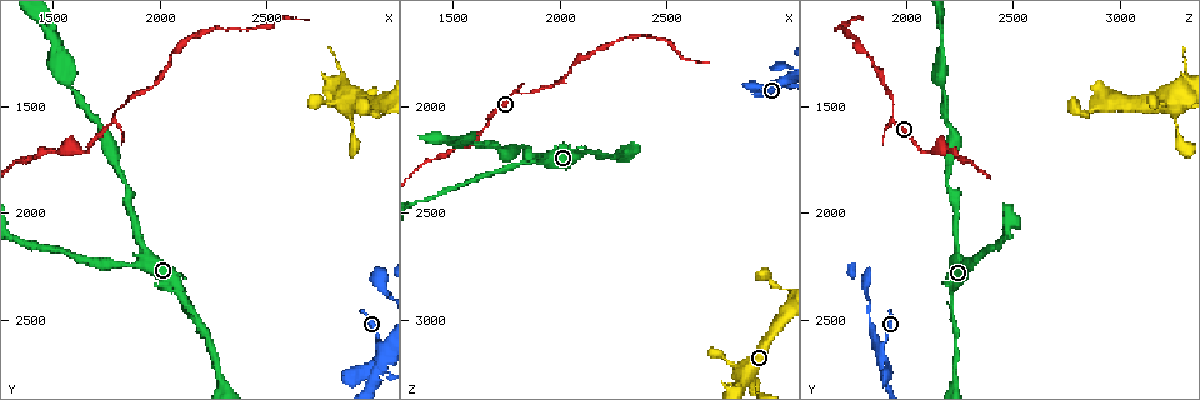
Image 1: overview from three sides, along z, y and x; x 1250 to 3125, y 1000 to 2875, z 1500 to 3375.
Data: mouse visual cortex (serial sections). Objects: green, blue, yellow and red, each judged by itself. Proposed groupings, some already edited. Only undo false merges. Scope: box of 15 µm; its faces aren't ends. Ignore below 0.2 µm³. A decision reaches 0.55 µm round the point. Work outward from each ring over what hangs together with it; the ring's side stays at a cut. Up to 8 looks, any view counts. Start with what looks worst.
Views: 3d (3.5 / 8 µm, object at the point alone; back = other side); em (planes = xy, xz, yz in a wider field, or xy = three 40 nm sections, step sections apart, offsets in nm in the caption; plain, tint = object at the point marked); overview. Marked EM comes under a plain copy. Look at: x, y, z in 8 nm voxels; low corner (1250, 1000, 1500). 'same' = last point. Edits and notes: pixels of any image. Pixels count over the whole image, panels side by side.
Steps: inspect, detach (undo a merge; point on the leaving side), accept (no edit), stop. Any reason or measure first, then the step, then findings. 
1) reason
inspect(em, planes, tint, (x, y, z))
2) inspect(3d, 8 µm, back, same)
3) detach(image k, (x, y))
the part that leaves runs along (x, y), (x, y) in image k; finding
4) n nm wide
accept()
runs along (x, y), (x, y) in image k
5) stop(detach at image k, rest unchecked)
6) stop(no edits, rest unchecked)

a narrow waist
inspect(3d, 8 µm, (1810, 1510, 1930))

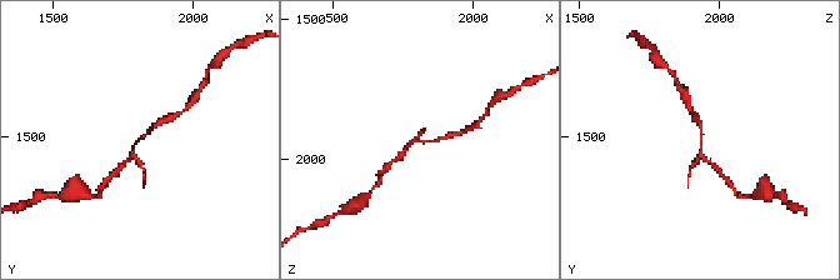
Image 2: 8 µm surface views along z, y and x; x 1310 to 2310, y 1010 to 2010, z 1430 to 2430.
closer look
inspect(3d, 3.5 µm, (1810, 1510, 1940))

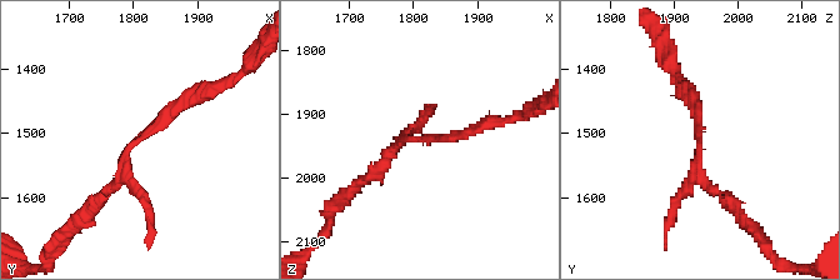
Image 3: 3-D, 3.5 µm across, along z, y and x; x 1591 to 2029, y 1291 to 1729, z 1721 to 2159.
inspect(em, xy, step 3, tint, (1810, 1510, 1935))

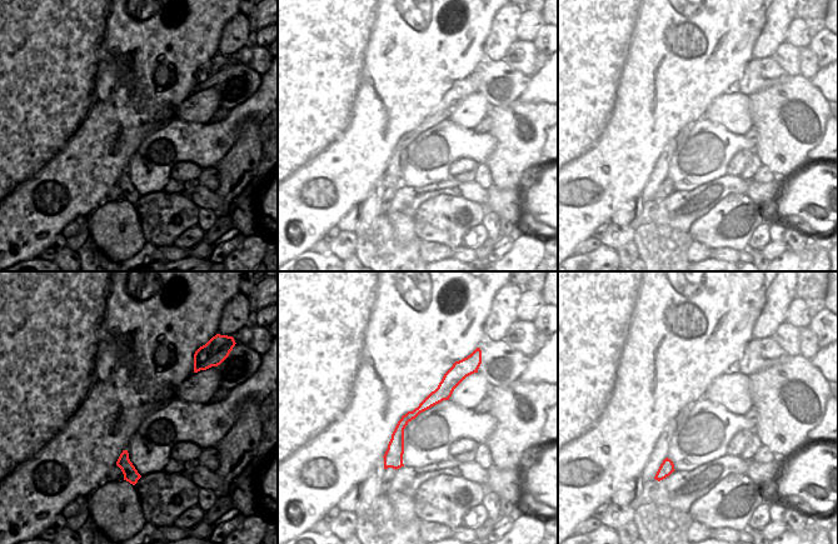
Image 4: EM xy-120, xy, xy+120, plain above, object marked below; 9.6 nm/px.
accept()
all the same cell

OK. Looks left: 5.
sudden change in width
inspect(3d, 3.5 µm, back, (2090, 2360, 2220))

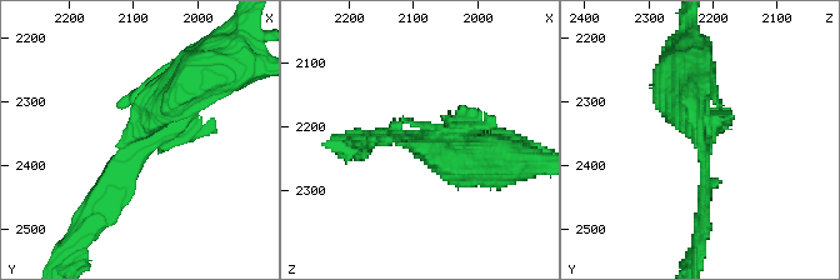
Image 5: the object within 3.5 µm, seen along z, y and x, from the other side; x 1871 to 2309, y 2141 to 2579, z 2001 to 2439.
need the tissue
inspect(em, planes, tint, (2105, 2365, 2220))

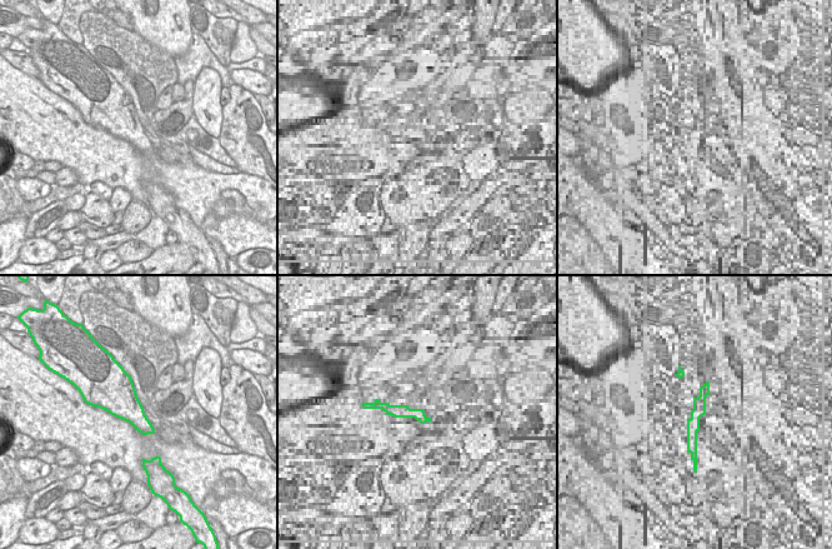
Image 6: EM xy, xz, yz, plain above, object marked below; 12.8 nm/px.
another direction
inspect(em, xy, step 2, tint, same)

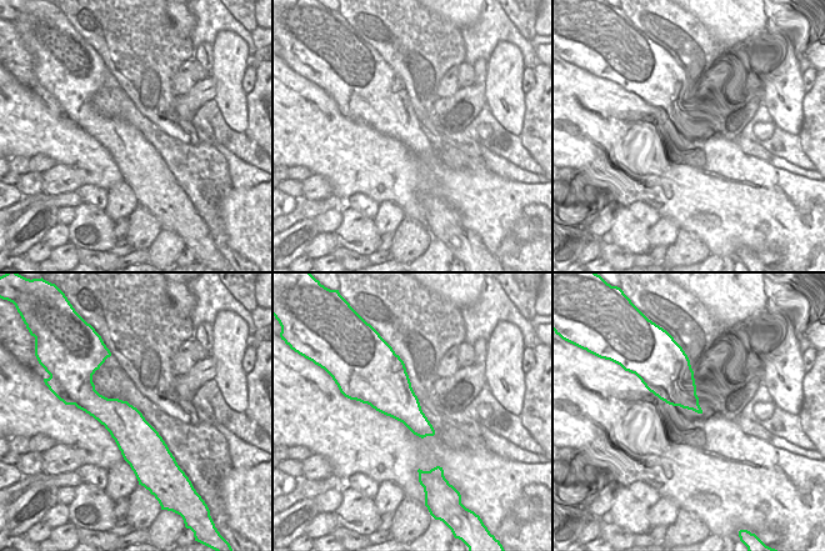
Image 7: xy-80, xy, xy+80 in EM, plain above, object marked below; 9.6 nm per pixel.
arms of 200, 500 nm
accept()
runs along (188, 81), (130, 139), (99, 211) in image 5; continuous, no second cell

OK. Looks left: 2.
abrupt turn
inspect(3d, 3.5 µm, (2860, 1390, 3300))

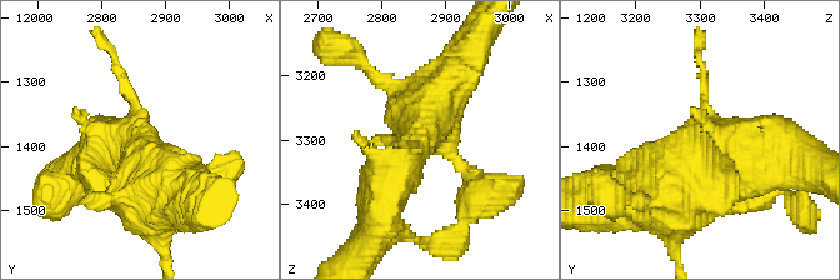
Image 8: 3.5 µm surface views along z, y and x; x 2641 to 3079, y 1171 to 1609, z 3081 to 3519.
inspect(em, xy, step 2, tint, (2865, 1400, 3295))

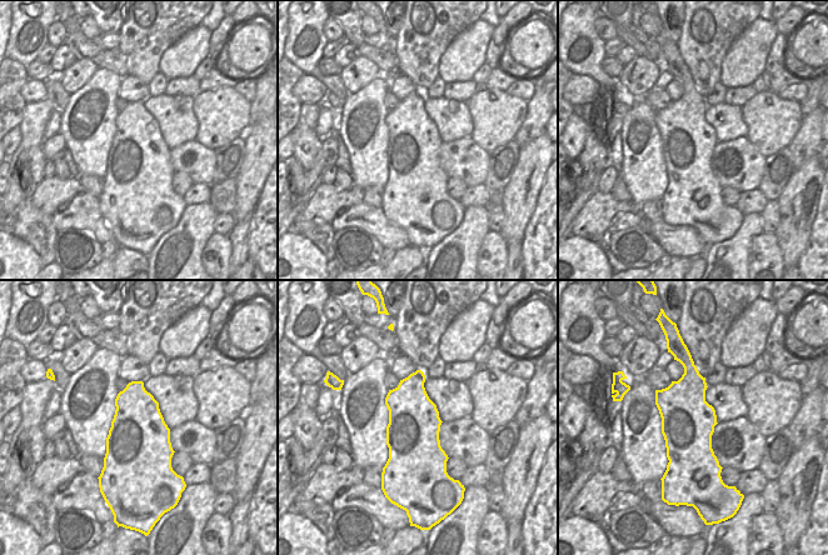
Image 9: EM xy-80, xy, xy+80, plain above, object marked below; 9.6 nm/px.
accept()
runs along (451, 80), (409, 158), (370, 154) in image 8; continuous, no second cell

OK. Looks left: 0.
stop(no edits, rest unchecked)

